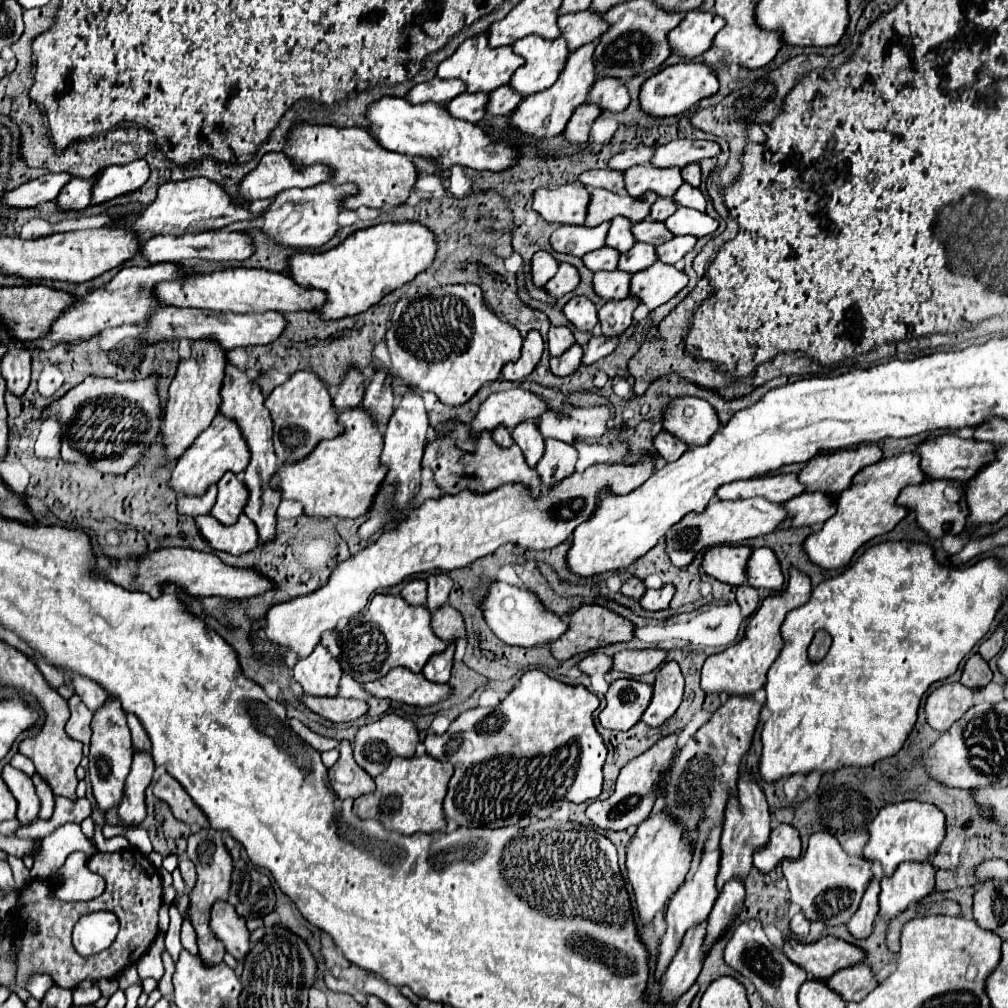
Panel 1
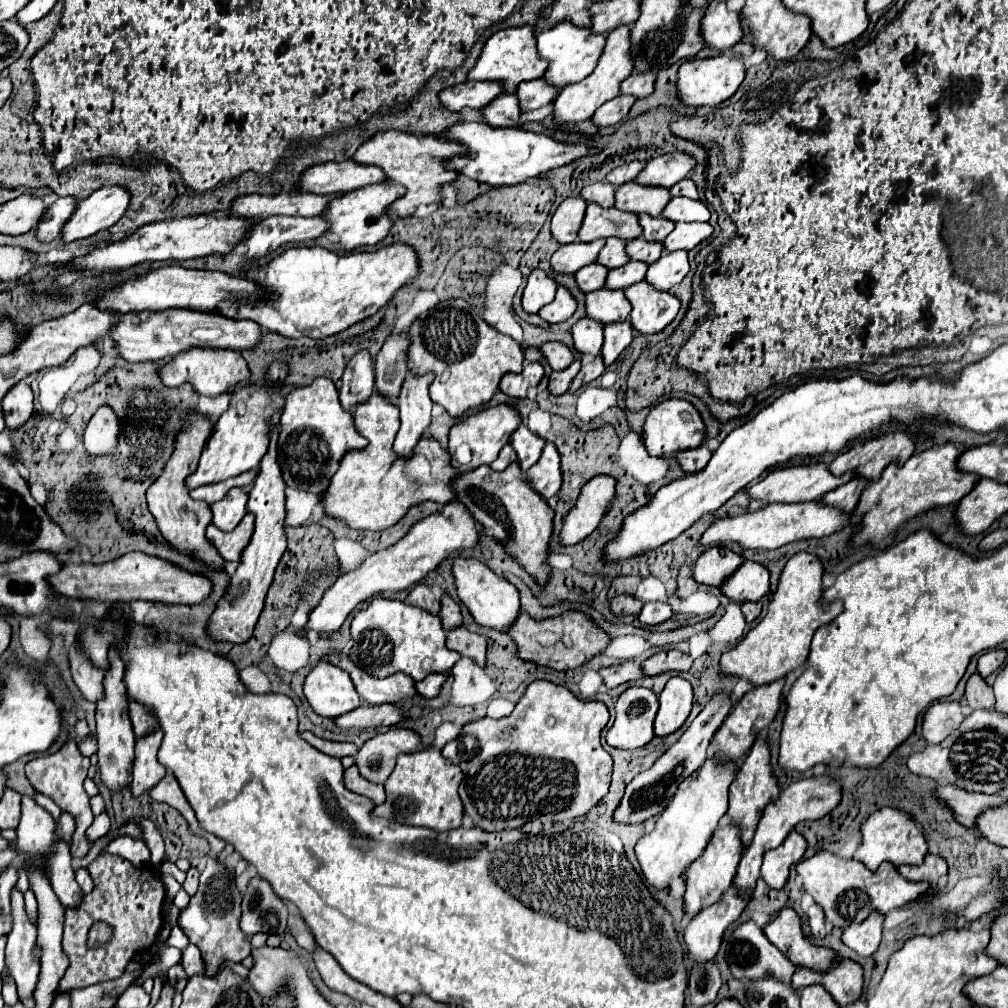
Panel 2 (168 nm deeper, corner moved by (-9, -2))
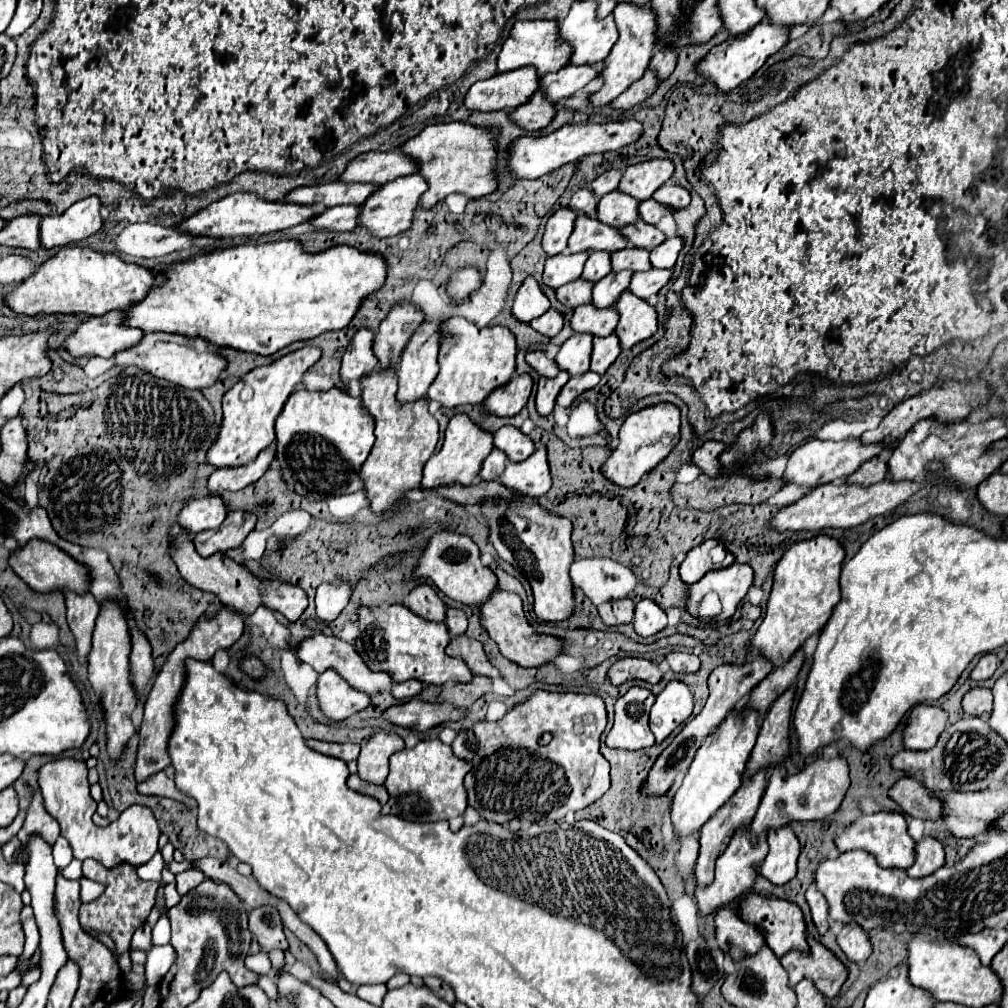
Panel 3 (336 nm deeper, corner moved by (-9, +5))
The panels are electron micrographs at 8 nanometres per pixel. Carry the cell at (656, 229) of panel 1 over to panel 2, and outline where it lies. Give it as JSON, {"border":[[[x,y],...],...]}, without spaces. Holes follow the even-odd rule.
{"border":[[[639,238],[639,240],[631,240],[631,244],[625,246],[625,252],[627,252],[629,260],[653,264],[663,254],[663,246],[661,244],[651,244],[651,242]]]}

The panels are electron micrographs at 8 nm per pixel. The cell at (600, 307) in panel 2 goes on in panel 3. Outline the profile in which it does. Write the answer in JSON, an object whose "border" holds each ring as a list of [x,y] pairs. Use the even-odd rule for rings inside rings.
{"border":[[[579,305],[571,317],[571,327],[577,333],[593,333],[593,335],[609,335],[615,331],[615,325],[619,321],[619,311],[615,305],[607,309],[595,309],[595,305]]]}

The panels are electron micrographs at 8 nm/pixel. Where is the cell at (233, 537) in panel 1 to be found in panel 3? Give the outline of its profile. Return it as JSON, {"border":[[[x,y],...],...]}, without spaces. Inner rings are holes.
{"border":[[[231,511],[219,529],[201,531],[195,535],[195,549],[199,555],[209,557],[213,553],[225,553],[241,547],[243,539],[253,531],[257,517],[247,511]]]}

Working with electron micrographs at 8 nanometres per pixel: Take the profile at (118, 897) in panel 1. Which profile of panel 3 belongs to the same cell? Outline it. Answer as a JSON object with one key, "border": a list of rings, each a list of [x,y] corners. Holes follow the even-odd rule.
{"border":[[[85,859],[82,872],[83,876],[95,879],[97,883],[105,885],[105,891],[95,901],[81,905],[79,921],[81,921],[85,931],[91,929],[91,931],[109,935],[113,939],[113,943],[115,943],[113,957],[119,959],[119,955],[129,949],[129,943],[131,943],[131,937],[133,937],[135,929],[141,927],[147,921],[147,917],[149,917],[149,913],[151,913],[151,909],[155,905],[155,893],[157,893],[159,883],[143,881],[137,875],[137,869],[133,865],[127,865],[127,863],[119,863],[119,865],[111,867],[111,869],[107,869],[105,865],[99,865],[99,861],[95,861],[95,859]]]}

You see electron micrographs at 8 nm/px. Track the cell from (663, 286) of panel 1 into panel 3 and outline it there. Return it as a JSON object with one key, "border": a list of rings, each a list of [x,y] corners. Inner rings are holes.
{"border":[[[623,291],[615,307],[621,313],[615,333],[619,335],[623,349],[633,347],[635,343],[651,337],[657,331],[659,313],[653,305],[649,305],[649,301]]]}

